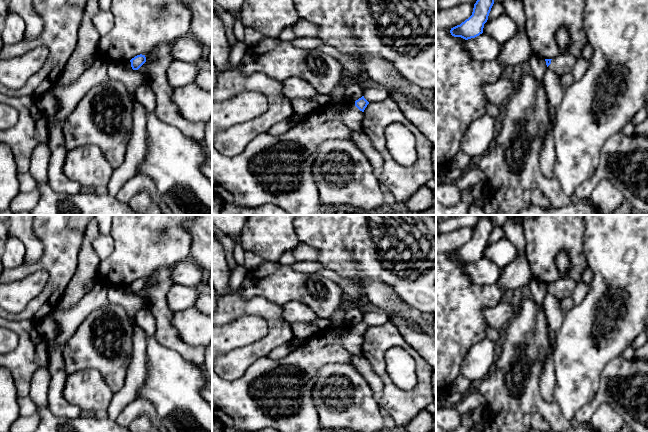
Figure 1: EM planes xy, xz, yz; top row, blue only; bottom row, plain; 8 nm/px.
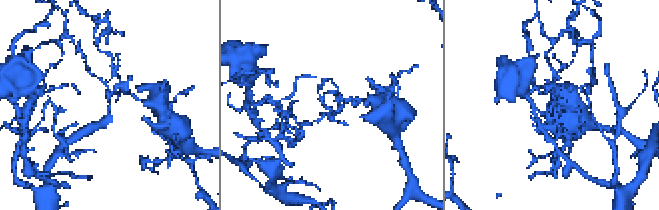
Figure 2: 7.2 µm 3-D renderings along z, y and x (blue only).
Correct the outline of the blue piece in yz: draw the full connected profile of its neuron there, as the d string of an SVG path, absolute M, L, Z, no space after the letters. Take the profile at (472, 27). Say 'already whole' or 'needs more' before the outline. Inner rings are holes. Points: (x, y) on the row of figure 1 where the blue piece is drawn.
already whole; M477 0L472 15L460 25L451 28L451 35L468 40L482 34L493 4L494 0Z

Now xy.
needs more; M140 54L132 58L126 64L123 64L123 66L129 70L130 69L138 70L145 62L146 62L145 55Z

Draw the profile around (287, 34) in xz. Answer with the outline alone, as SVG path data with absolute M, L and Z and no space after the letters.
M285 27L276 38L290 42L297 38L297 36L292 27Z

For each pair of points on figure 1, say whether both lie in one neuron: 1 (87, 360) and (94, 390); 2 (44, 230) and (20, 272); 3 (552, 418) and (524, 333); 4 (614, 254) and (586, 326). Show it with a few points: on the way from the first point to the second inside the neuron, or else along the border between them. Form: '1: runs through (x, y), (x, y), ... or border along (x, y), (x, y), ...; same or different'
1: border along (68, 374), (83, 369), (95, 369), (107, 385); different
2: runs through (48, 243), (48, 255), (37, 266), (33, 267); same
3: runs through (532, 397), (531, 365), (526, 360), (526, 354); same
4: runs through (606, 272), (601, 277), (601, 292), (591, 308); same

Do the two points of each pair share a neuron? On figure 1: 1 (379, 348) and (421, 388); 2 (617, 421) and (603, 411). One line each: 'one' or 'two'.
1: one
2: one

